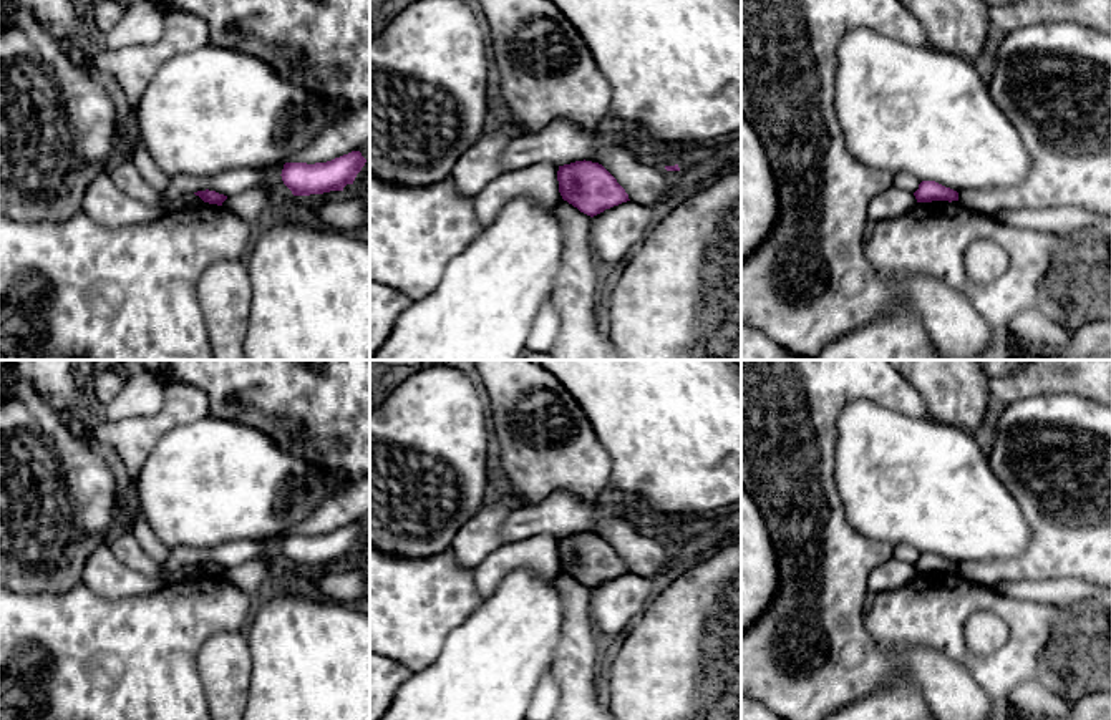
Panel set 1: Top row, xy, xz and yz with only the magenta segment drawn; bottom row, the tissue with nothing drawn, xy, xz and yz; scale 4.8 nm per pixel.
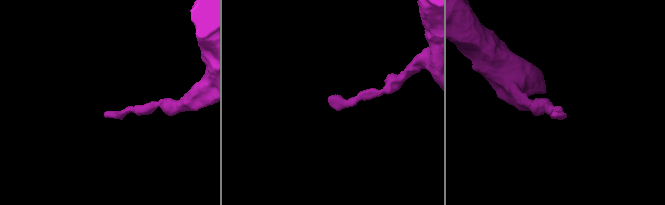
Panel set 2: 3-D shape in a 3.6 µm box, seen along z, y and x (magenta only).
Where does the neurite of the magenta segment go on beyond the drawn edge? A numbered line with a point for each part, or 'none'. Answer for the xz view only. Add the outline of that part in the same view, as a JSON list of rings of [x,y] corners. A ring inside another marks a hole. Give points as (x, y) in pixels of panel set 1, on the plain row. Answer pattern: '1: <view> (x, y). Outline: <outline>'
none

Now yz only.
none

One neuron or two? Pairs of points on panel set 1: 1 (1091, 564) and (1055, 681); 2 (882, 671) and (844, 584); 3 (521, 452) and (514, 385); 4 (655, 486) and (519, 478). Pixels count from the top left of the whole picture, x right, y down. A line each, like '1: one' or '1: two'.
1: two
2: one
3: one
4: two

